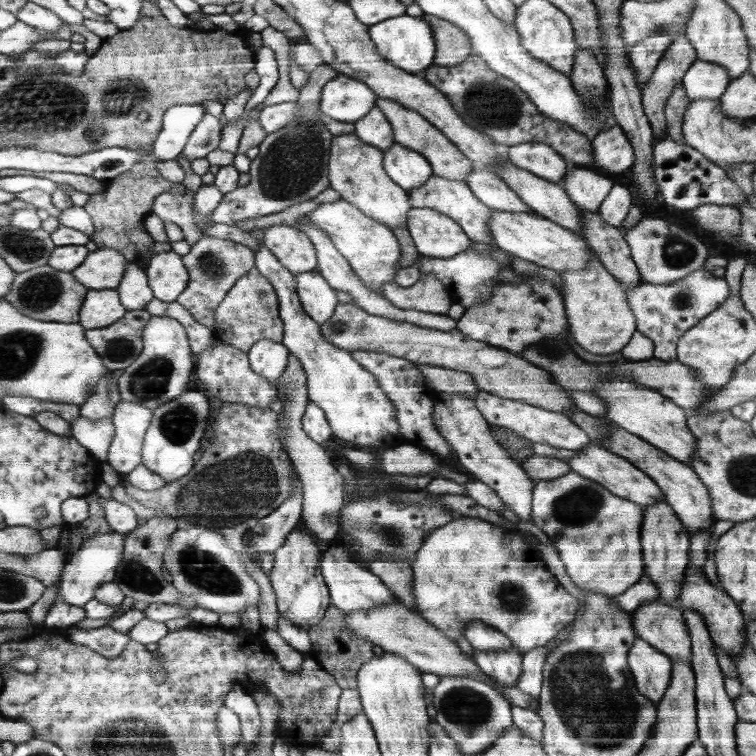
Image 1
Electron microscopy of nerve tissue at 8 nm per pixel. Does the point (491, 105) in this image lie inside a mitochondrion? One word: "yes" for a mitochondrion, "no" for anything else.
yes

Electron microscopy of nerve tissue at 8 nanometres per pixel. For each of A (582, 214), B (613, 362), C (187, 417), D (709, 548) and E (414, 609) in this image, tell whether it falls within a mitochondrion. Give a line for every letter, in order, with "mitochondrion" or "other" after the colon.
A: other
B: other
C: mitochondrion
D: other
E: other

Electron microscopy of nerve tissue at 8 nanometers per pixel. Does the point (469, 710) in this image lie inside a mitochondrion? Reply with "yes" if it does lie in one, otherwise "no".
yes

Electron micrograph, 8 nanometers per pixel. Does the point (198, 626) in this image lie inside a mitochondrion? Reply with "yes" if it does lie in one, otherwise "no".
no

